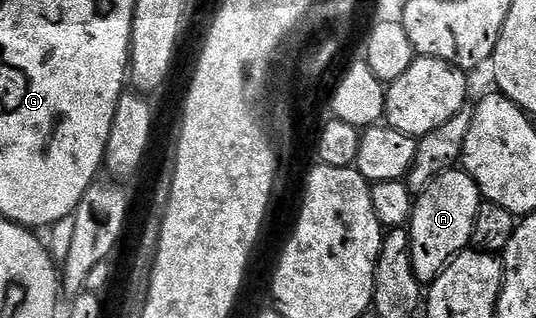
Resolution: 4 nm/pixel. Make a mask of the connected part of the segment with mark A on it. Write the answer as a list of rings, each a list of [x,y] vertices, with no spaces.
[[[462,168],[446,169],[424,193],[415,197],[415,210],[411,212],[409,232],[411,235],[411,258],[413,271],[420,286],[430,286],[431,282],[443,274],[458,253],[464,252],[471,244],[473,223],[481,204],[481,194],[477,183]]]

